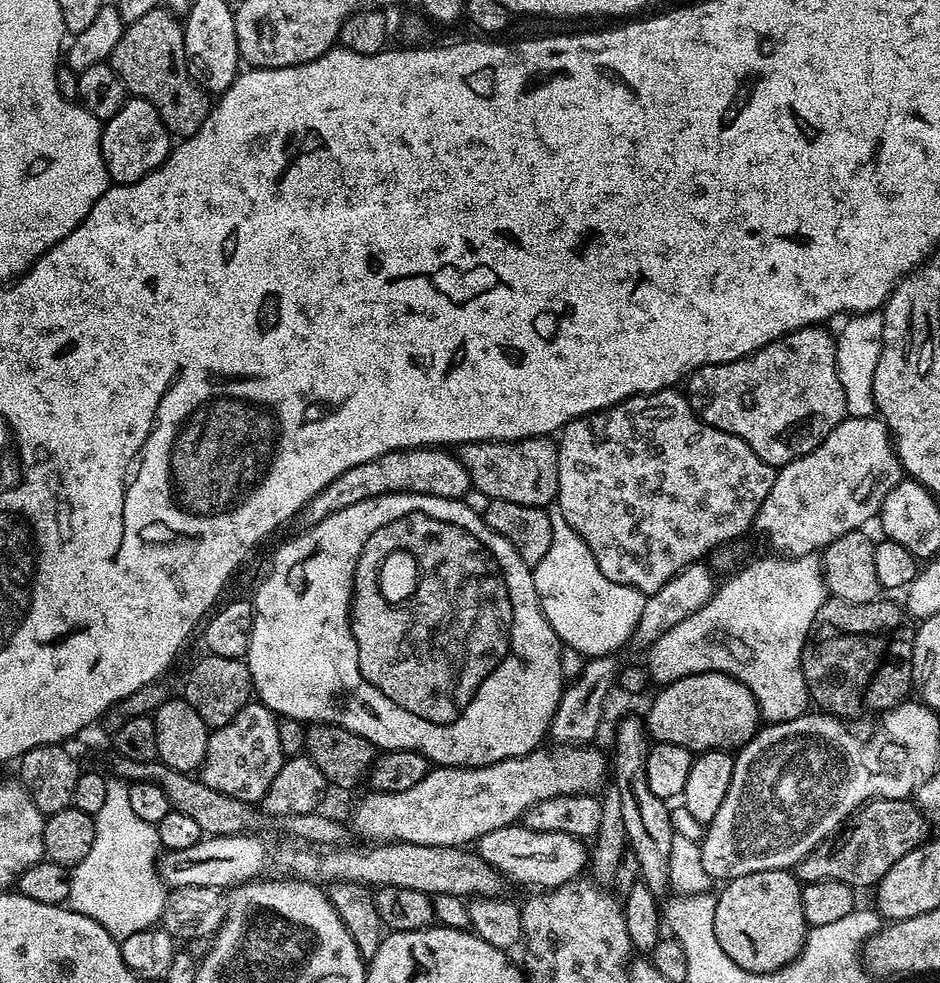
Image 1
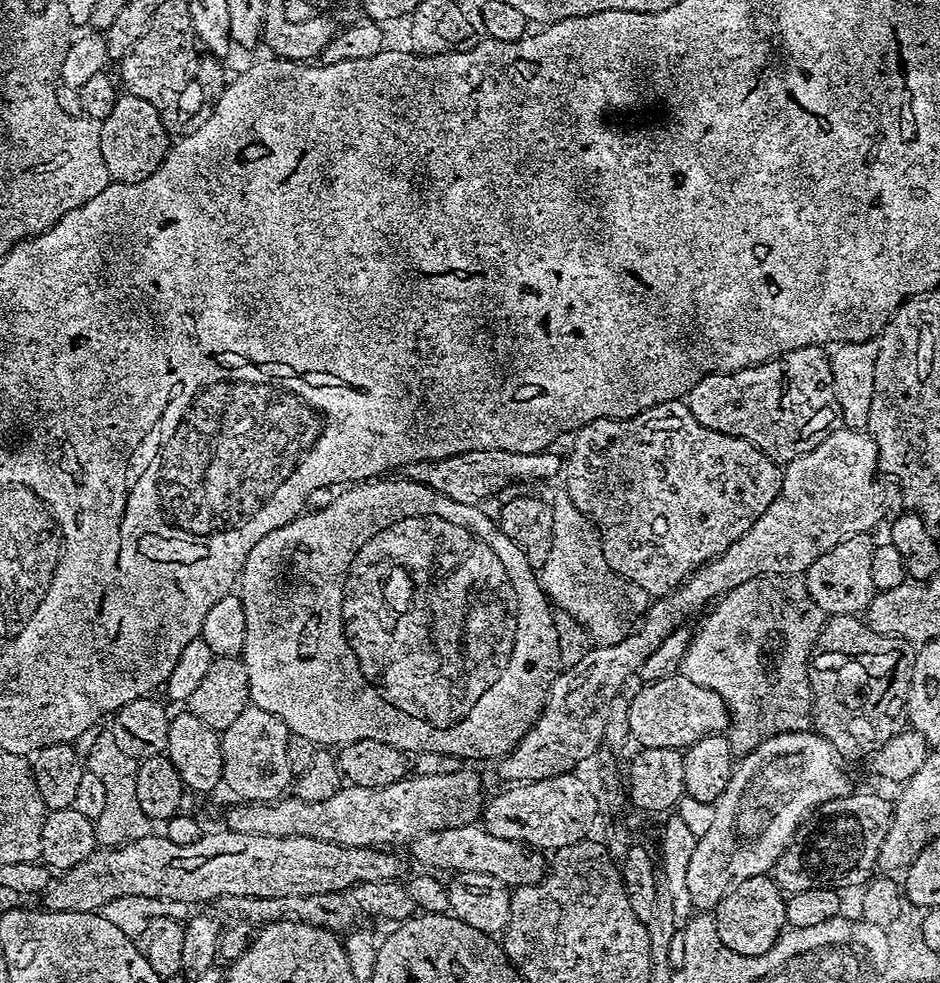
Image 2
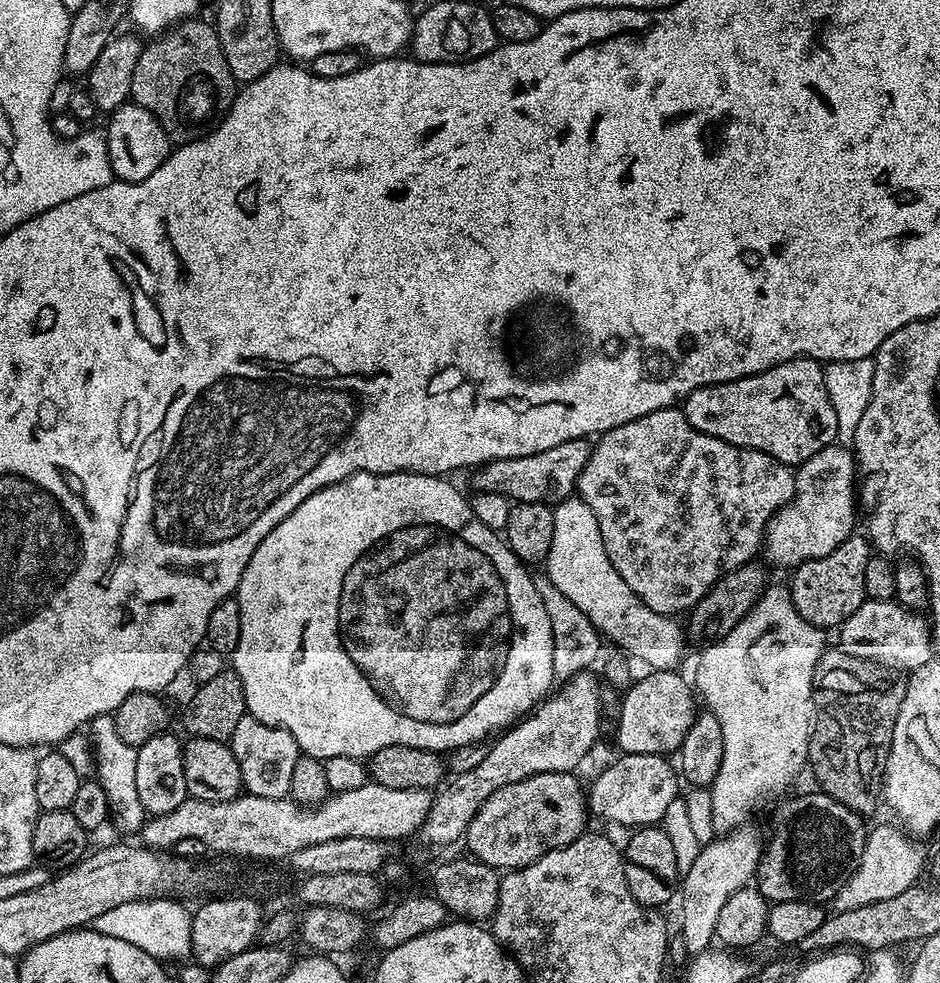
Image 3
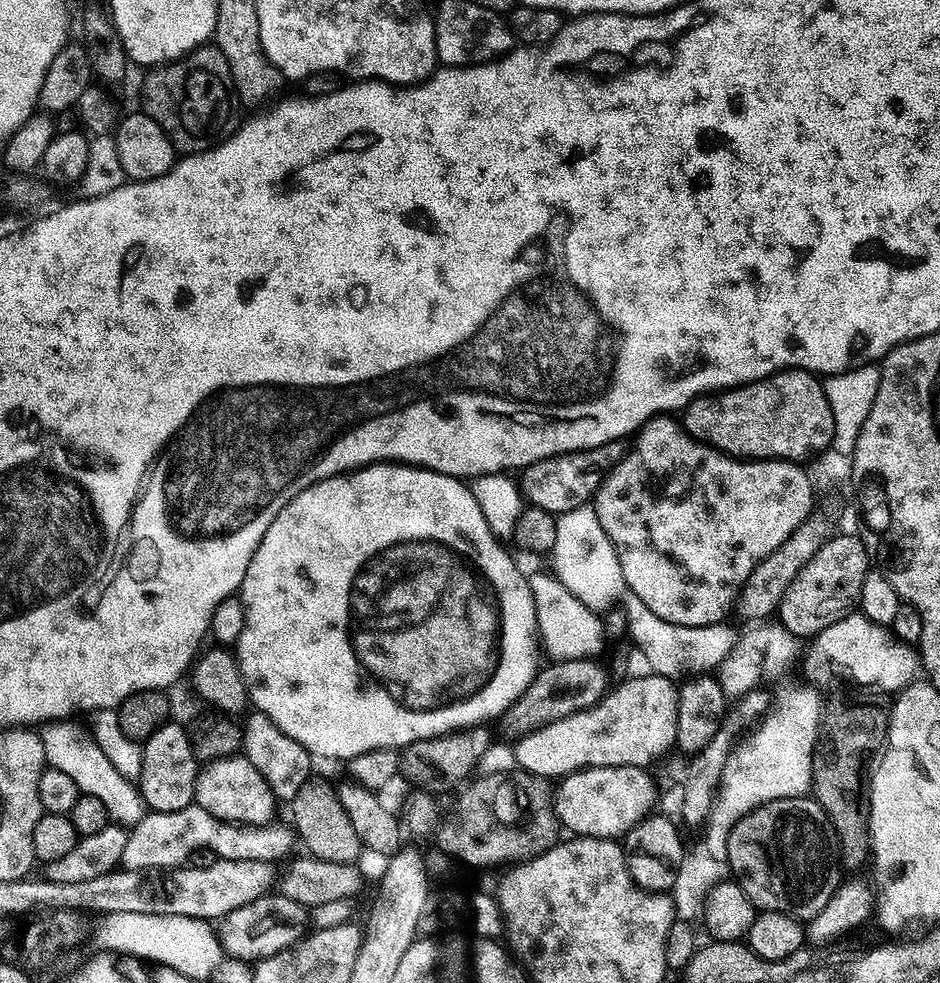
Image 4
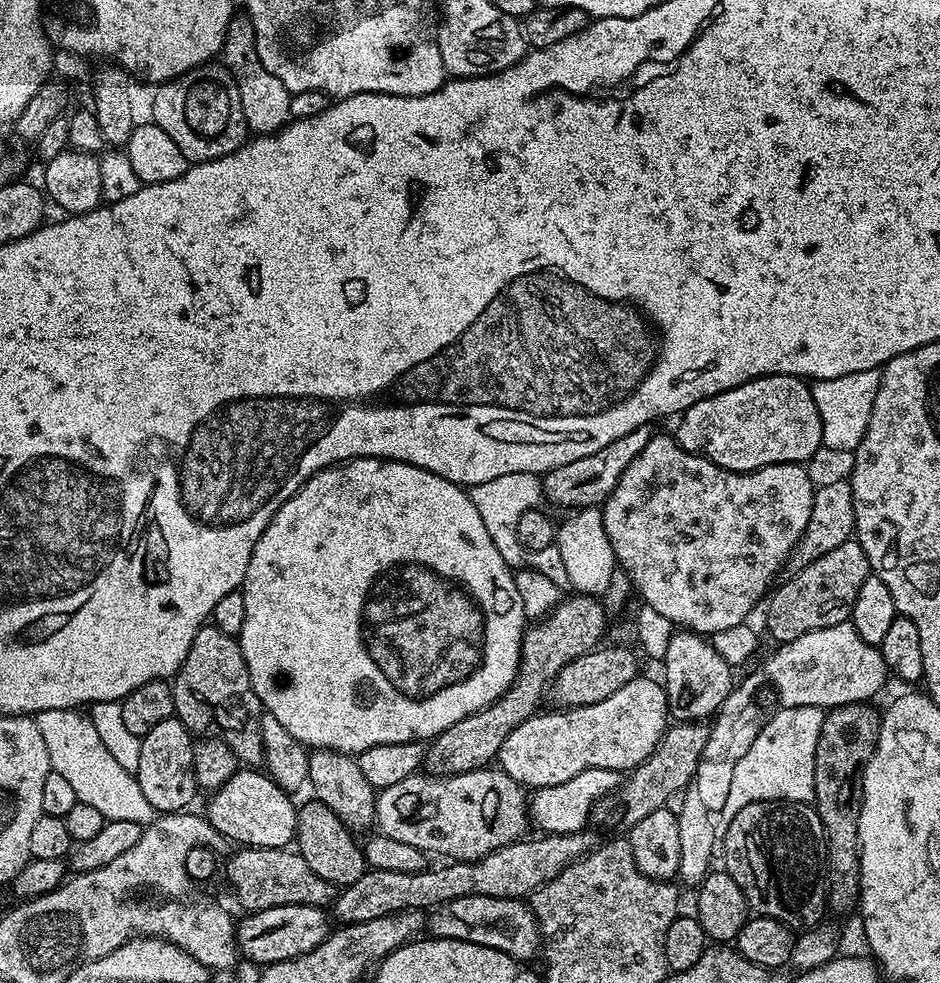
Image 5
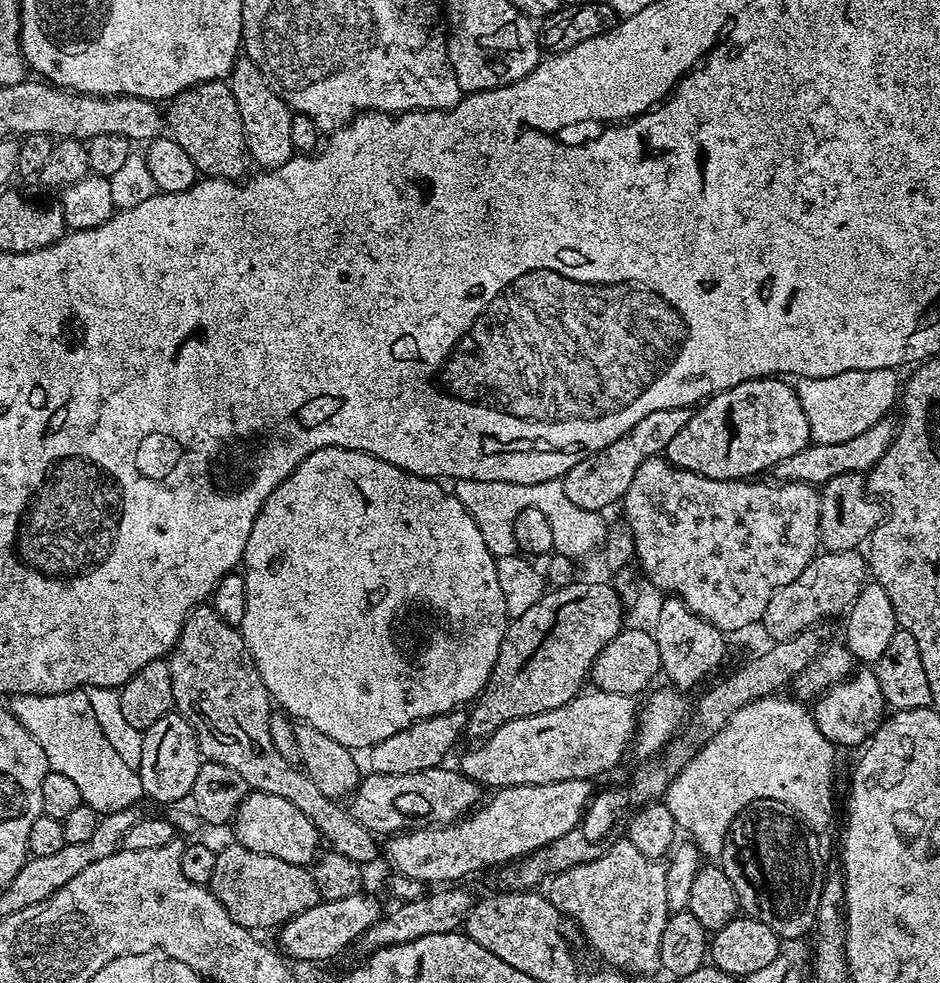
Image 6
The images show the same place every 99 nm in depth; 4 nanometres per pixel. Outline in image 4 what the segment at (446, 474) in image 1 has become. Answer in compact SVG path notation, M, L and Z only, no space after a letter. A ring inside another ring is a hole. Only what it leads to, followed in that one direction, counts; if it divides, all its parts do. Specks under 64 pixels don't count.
M615 440L597 448L587 448L581 452L567 452L561 456L551 456L534 462L519 473L518 487L521 497L531 507L541 508L553 514L574 510L578 506L589 503L595 497L604 477L624 457L625 451L625 441Z

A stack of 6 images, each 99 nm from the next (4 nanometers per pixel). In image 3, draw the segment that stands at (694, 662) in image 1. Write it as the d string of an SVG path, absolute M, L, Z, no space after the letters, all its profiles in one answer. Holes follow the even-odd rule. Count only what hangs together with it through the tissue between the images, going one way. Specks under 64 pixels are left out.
M765 587L764 593L756 599L754 607L738 622L738 626L734 626L734 630L730 630L730 634L726 634L721 640L716 640L713 644L707 645L701 651L704 653L701 654L700 661L696 664L695 691L698 693L703 707L712 712L714 718L718 718L718 726L722 726L722 762L718 766L718 778L714 778L714 782L710 786L712 801L714 802L714 830L717 834L727 834L733 832L735 828L739 828L751 817L748 815L751 814L752 807L759 800L764 800L767 796L782 791L799 774L800 767L803 769L808 763L808 740L812 737L812 729L816 719L816 707L812 697L812 679L814 678L816 663L819 662L820 656L826 651L826 645L824 645L826 632L825 629L816 628L810 622L806 622L806 618L802 618L798 614L798 610L792 601L792 593L787 587L772 587Z

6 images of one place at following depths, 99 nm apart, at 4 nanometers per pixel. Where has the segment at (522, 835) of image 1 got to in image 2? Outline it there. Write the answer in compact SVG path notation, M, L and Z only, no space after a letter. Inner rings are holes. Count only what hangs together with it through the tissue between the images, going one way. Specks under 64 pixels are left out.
M476 822L422 834L410 841L406 851L421 864L421 869L441 868L442 871L448 872L447 874L466 871L490 874L491 877L498 878L499 882L512 888L537 884L546 875L545 853L541 849L531 848L528 844L506 842L506 838L494 838L494 834L490 834Z

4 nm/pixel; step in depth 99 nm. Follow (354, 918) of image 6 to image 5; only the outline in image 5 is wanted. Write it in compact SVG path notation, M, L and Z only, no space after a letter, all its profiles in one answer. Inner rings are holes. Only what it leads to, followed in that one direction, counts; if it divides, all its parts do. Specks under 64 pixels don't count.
M287 904L286 906L268 907L266 910L245 915L244 920L239 921L237 925L237 947L243 955L245 953L252 961L258 962L260 966L304 955L321 944L332 930L329 913L324 911L326 910L319 905Z

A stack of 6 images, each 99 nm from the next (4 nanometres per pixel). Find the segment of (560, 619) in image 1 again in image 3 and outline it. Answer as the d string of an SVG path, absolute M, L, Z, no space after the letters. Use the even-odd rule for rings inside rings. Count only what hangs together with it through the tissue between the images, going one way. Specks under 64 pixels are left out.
M573 494L567 500L561 500L555 505L552 513L554 542L550 542L550 554L546 561L546 574L550 582L554 582L554 586L558 586L558 590L562 590L562 594L566 594L566 598L570 598L570 602L574 602L574 606L578 606L578 610L582 610L582 614L590 618L590 622L600 631L605 641L613 640L618 647L625 648L630 655L645 660L649 664L647 666L649 669L679 669L680 659L684 656L684 644L686 645L685 629L681 625L679 628L673 617L663 616L650 610L650 606L646 606L646 602L642 602L642 598L638 598L638 594L634 594L634 590L626 586L622 574L614 570L606 554L606 546L602 542L602 530L598 530L598 518L594 518L594 510L590 510L590 506L586 506L586 502L581 500L579 495Z

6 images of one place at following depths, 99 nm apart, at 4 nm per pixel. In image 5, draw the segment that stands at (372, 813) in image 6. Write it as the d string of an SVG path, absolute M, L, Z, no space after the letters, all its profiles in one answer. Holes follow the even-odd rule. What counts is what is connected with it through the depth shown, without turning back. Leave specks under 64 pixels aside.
M498 766L470 770L457 776L417 774L377 791L374 824L379 835L406 842L406 846L412 846L420 854L437 852L440 856L448 856L444 858L449 861L482 859L500 847L525 839L528 824L530 828L530 796L524 785Z

